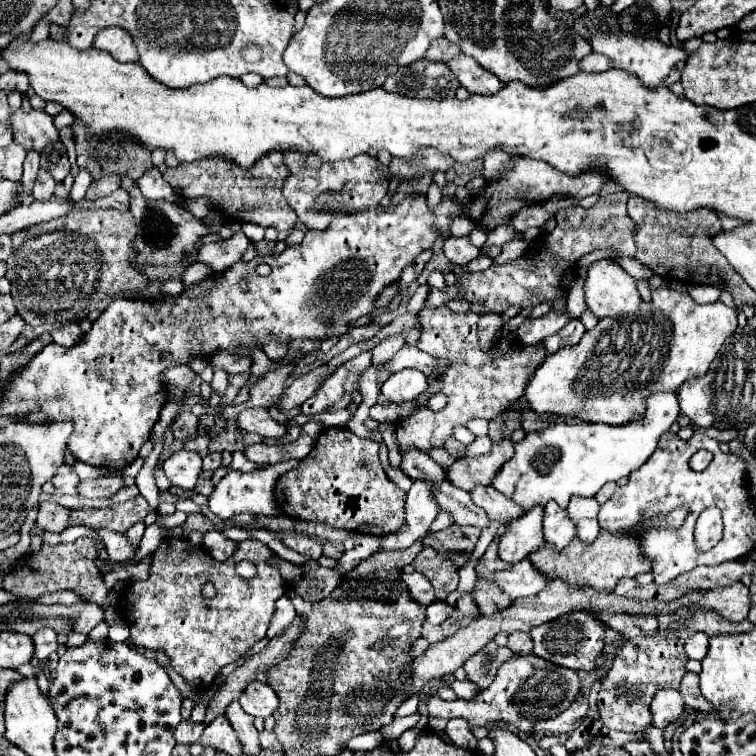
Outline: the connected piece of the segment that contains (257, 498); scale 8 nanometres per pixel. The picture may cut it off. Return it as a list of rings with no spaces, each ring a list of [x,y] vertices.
[[[288,460],[288,462],[280,462],[280,464],[274,464],[270,468],[262,468],[262,470],[256,470],[256,472],[236,472],[236,470],[228,470],[228,476],[220,478],[214,486],[214,492],[208,496],[208,508],[228,520],[230,516],[234,514],[240,514],[240,512],[250,512],[250,514],[276,514],[274,508],[276,508],[276,502],[274,502],[274,484],[276,480],[288,472],[298,467],[300,460]]]

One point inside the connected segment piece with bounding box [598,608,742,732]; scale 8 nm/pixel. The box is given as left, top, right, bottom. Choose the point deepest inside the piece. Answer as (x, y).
(644, 664)

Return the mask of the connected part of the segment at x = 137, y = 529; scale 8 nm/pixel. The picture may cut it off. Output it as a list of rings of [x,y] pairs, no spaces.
[[[134,524],[134,526],[124,534],[134,548],[138,548],[138,544],[140,544],[140,540],[142,540],[142,534],[144,534],[144,528],[146,528],[144,524]]]

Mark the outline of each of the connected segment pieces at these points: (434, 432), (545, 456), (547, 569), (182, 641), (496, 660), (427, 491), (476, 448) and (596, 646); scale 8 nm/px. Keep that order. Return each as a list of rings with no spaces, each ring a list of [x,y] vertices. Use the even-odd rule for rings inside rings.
[[[424,306],[418,314],[420,322],[420,340],[416,346],[428,352],[434,358],[446,360],[448,368],[444,374],[428,376],[428,390],[418,396],[416,408],[410,416],[404,416],[396,424],[396,436],[400,450],[408,450],[416,446],[428,452],[434,446],[444,446],[444,442],[452,436],[456,426],[462,426],[470,418],[486,418],[492,420],[500,416],[502,410],[510,406],[512,400],[518,400],[524,394],[526,380],[534,374],[540,362],[546,358],[542,344],[520,346],[518,342],[500,340],[492,348],[482,348],[478,342],[478,320],[482,318],[480,312],[464,312],[456,314],[448,308],[430,308]],[[444,392],[448,396],[448,404],[444,410],[434,412],[426,406],[432,394]]]
[[[654,392],[650,398],[646,398],[646,412],[640,420],[622,424],[622,426],[608,426],[608,424],[566,424],[558,422],[550,428],[544,428],[540,432],[530,432],[520,444],[514,444],[516,454],[496,472],[492,486],[502,492],[506,498],[514,500],[524,510],[530,510],[534,504],[546,504],[550,500],[556,500],[558,506],[566,508],[572,496],[594,496],[606,482],[618,482],[620,478],[630,476],[634,470],[642,466],[654,454],[658,440],[664,432],[670,430],[674,420],[680,414],[680,406],[676,400],[676,392]]]
[[[602,530],[592,544],[584,544],[580,538],[574,538],[564,550],[554,550],[548,542],[530,554],[530,562],[546,574],[550,580],[562,578],[572,586],[594,586],[598,590],[614,590],[616,582],[624,576],[634,578],[640,572],[650,572],[652,562],[642,554],[642,534],[638,532],[608,532]]]
[[[164,538],[152,554],[150,576],[130,582],[120,594],[116,610],[130,626],[134,646],[164,650],[172,668],[186,678],[186,682],[196,688],[206,688],[226,664],[232,664],[258,640],[266,638],[276,600],[290,588],[280,568],[270,564],[270,558],[278,556],[258,540],[238,542],[236,552],[226,562],[218,562],[206,554],[204,548],[192,546],[186,538]],[[240,560],[256,564],[258,574],[252,580],[244,580],[236,574],[234,566]],[[206,582],[216,586],[212,600],[202,596]]]
[[[488,642],[478,654],[474,654],[470,660],[466,660],[464,670],[468,674],[468,680],[478,684],[480,688],[486,688],[494,682],[494,674],[502,666],[506,658],[514,656],[508,648],[500,648],[496,642]]]
[[[416,480],[408,492],[406,504],[406,526],[396,532],[382,538],[382,548],[386,550],[400,550],[412,546],[418,538],[426,536],[430,530],[430,524],[440,512],[438,500],[434,498],[434,482],[432,480]]]
[[[486,434],[486,436],[476,436],[476,440],[472,444],[466,446],[464,454],[460,458],[476,458],[476,456],[482,456],[490,450],[490,444],[492,444],[492,438]]]
[[[574,610],[570,614],[564,614],[562,618],[556,618],[554,622],[546,622],[542,626],[536,626],[530,630],[530,636],[534,640],[534,654],[540,658],[546,658],[558,666],[566,666],[572,670],[586,670],[590,674],[596,672],[596,660],[602,654],[604,648],[604,634],[608,626],[600,622],[592,612],[588,610]]]

